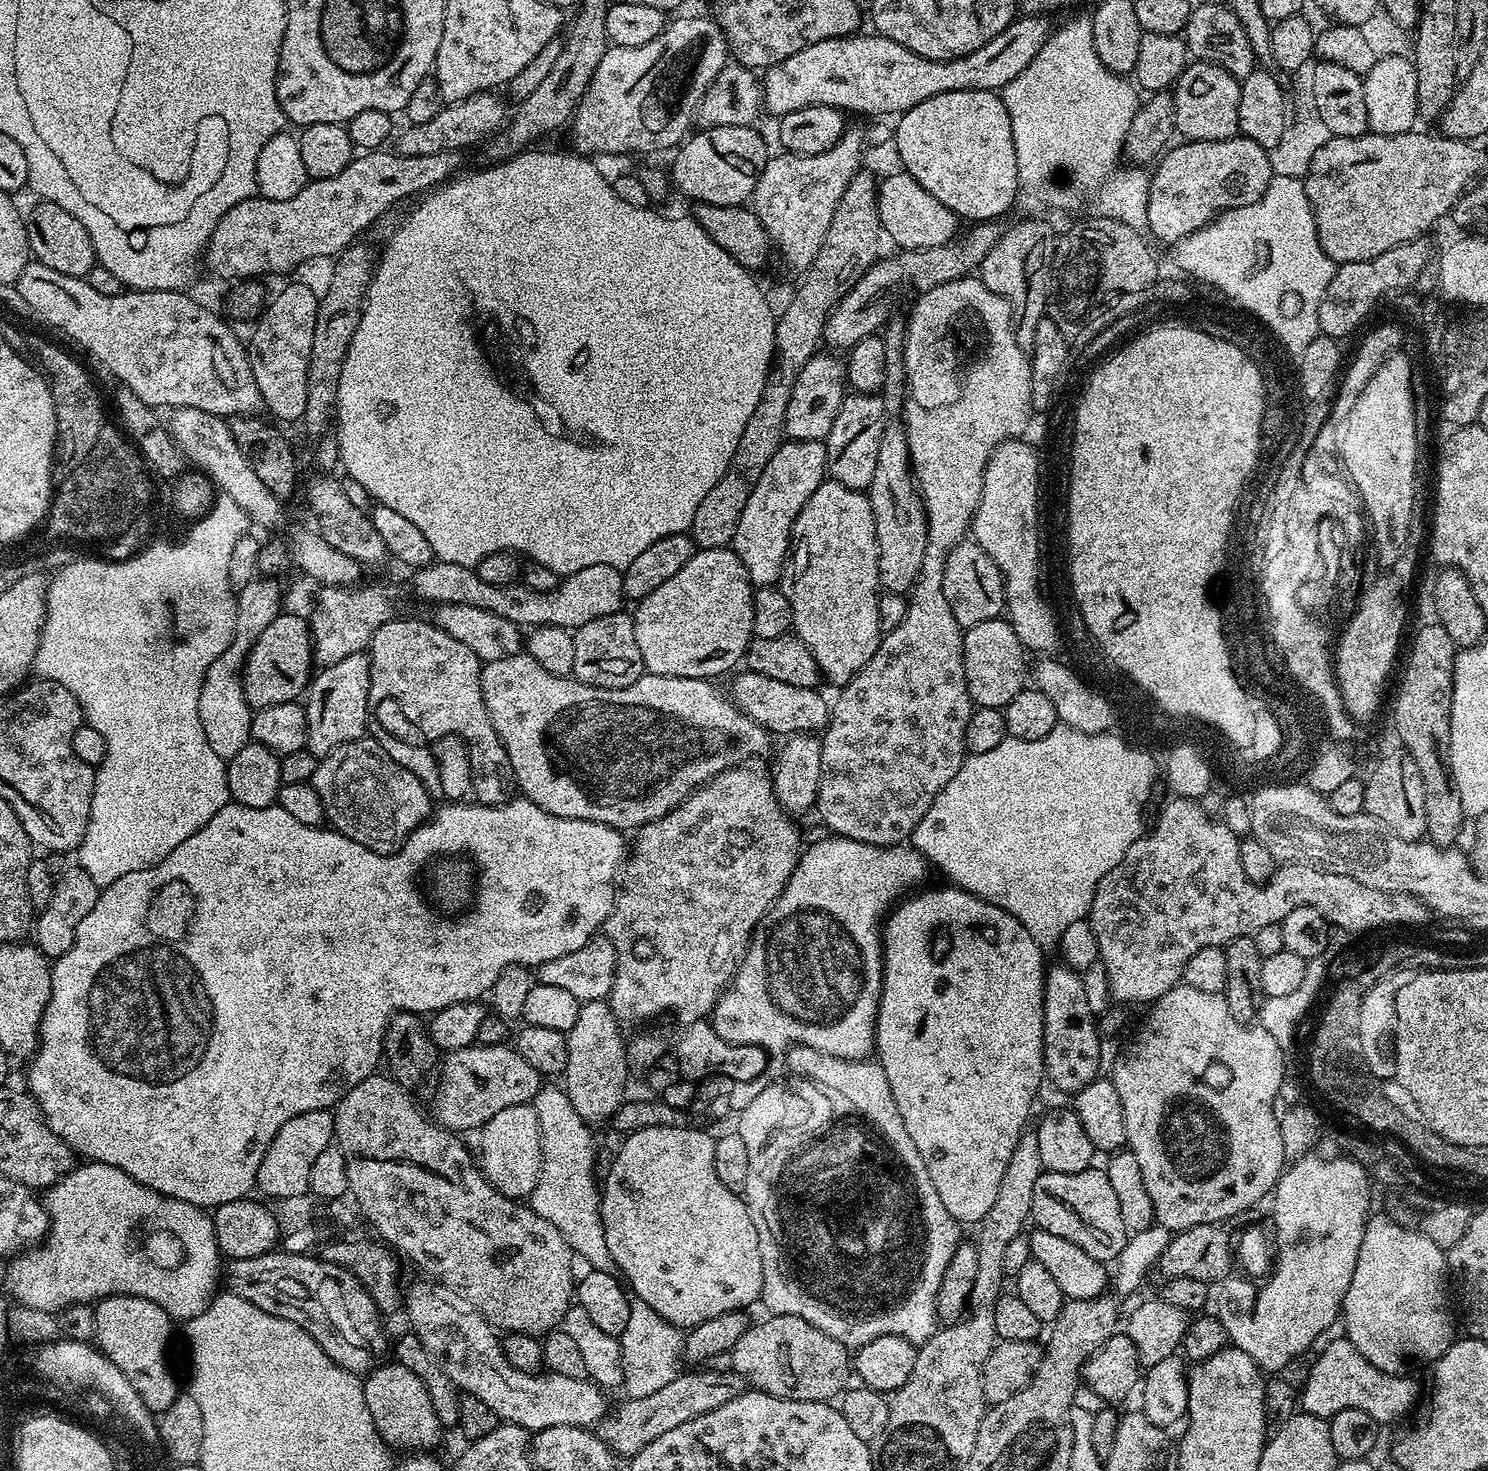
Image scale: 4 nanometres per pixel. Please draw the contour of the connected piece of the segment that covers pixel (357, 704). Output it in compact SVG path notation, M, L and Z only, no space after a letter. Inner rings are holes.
M364 652L350 654L350 658L334 662L334 666L319 669L306 689L304 713L308 723L308 751L323 758L346 742L365 739L370 728L369 702L370 662Z

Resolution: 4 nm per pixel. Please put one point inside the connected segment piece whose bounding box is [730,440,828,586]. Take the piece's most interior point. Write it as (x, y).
(762, 541)

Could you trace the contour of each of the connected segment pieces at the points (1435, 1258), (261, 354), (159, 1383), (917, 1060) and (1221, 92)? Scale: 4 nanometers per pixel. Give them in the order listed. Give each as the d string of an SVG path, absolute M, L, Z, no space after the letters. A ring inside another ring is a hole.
M1369 1215L1354 1266L1354 1278L1350 1278L1350 1290L1346 1290L1344 1295L1343 1335L1356 1347L1358 1354L1362 1354L1366 1362L1370 1362L1370 1366L1378 1366L1378 1370L1388 1372L1391 1376L1411 1373L1412 1364L1419 1360L1439 1360L1457 1335L1456 1328L1452 1325L1452 1316L1448 1313L1449 1280L1446 1253L1434 1242L1430 1242L1428 1236L1420 1231L1404 1228L1391 1215Z
M288 284L276 297L265 303L258 319L256 329L252 332L252 341L247 341L248 361L254 370L254 382L258 382L258 390L264 399L264 408L277 416L275 419L303 421L306 410L306 374L308 373L308 359L310 346L314 342L314 322L318 314L318 292L308 284Z
M107 1296L95 1305L96 1339L100 1352L114 1366L118 1366L142 1401L153 1412L167 1410L178 1394L178 1383L168 1365L168 1339L172 1336L173 1321L162 1306L154 1306L146 1298L137 1296Z
M955 886L947 887L932 888L929 892L920 890L915 894L909 895L893 907L882 925L884 981L882 982L882 990L880 991L878 1014L876 1015L876 1046L874 1056L882 1066L882 1070L886 1070L886 1082L890 1082L890 1094L894 1094L894 1102L898 1102L898 1114L902 1114L902 1122L906 1122L906 1134L910 1134L910 1142L914 1142L914 1146L918 1146L918 1150L922 1154L922 1162L930 1174L930 1182L934 1182L934 1190L938 1190L938 1198L942 1198L942 1206L946 1206L948 1213L961 1225L967 1226L967 1224L972 1224L972 1226L976 1226L979 1225L985 1214L988 1213L990 1206L994 1206L994 1197L998 1195L998 1185L1002 1183L1002 1174L1006 1174L1006 1166L1010 1166L1010 1154L1014 1150L1014 1146L1018 1146L1020 1133L1025 1131L1027 1124L1024 1123L1027 1122L1028 1115L1032 1112L1032 1103L1036 1100L1036 1091L1039 1090L1040 1083L1043 1085L1046 1080L1044 1075L1044 978L1046 975L1046 963L1044 964L1045 953L1042 951L1040 944L1034 942L1030 930L1026 930L1026 926L1022 926L1022 922L1018 922L1018 918L1014 918L1014 914L1010 914L1006 910L1002 910L998 906L994 906L974 894L970 894L966 890Z
M1204 60L1189 63L1174 85L1176 130L1185 141L1225 140L1239 133L1238 98L1240 81L1226 74L1222 66Z

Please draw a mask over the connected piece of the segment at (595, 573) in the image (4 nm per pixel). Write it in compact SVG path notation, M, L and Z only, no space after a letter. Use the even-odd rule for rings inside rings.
M436 560L427 564L424 568L415 569L411 573L412 592L420 600L425 600L429 606L439 604L457 603L465 606L476 606L481 610L488 610L498 614L501 618L509 619L510 622L519 626L526 626L529 629L543 628L567 628L575 630L586 626L586 622L594 622L594 618L602 618L602 614L614 614L625 607L626 597L624 594L624 574L621 569L614 566L586 566L586 570L578 570L574 574L563 577L560 584L549 592L530 590L523 582L508 584L506 586L490 586L490 582L482 582L478 578L475 568L466 566L454 566L454 562L442 562Z

